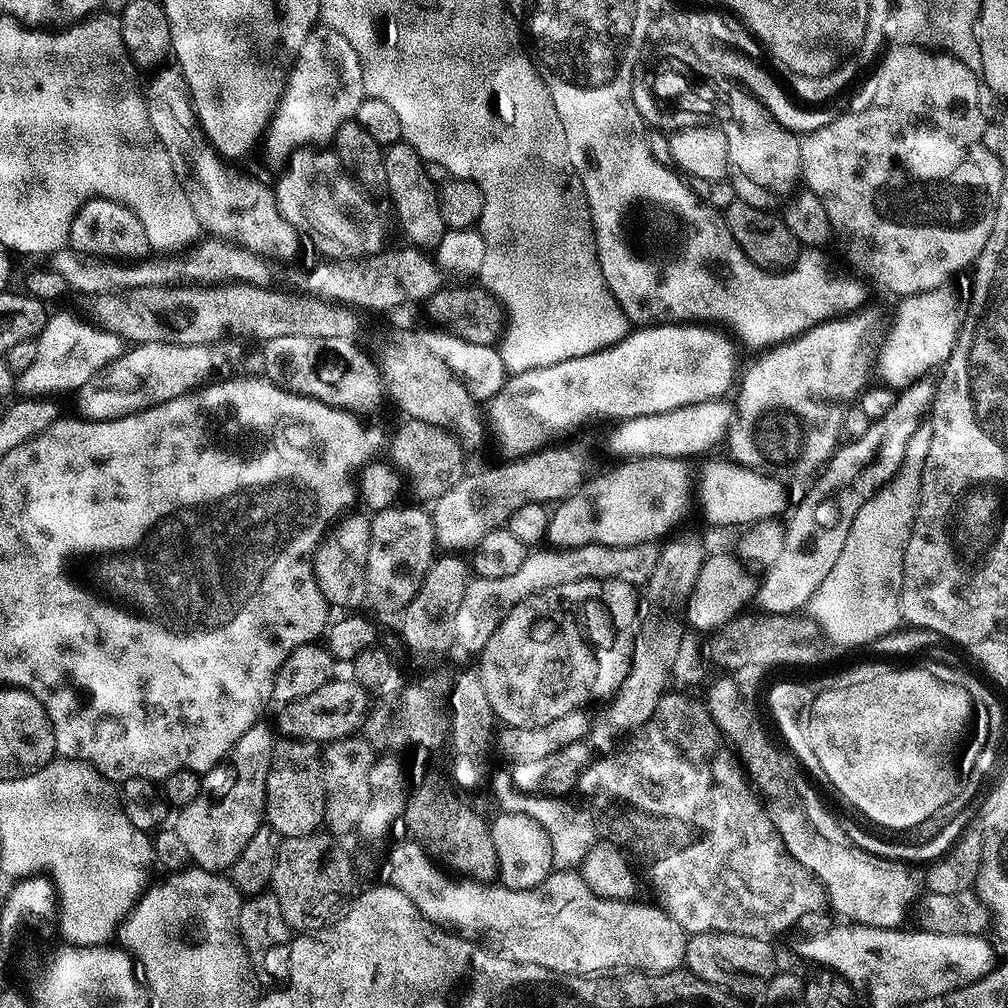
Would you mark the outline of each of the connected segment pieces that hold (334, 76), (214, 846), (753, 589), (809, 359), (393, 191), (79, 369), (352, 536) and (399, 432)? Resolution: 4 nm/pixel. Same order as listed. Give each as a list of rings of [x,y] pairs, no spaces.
[[[313,28],[287,69],[284,92],[262,136],[265,158],[272,164],[283,165],[298,148],[331,145],[336,131],[355,117],[364,99],[362,68],[354,46],[338,30]]]
[[[267,723],[250,726],[238,742],[234,742],[228,755],[206,773],[200,781],[200,793],[190,806],[179,809],[174,829],[183,845],[189,851],[191,863],[208,872],[223,873],[231,869],[232,864],[242,854],[242,849],[250,838],[265,823],[264,799],[266,798],[266,774],[274,732]]]
[[[713,551],[707,557],[686,601],[687,623],[692,623],[700,631],[708,632],[707,634],[715,633],[743,613],[749,607],[747,604],[751,600],[753,603],[758,592],[757,577],[752,577],[752,572],[748,569],[751,567],[739,555],[729,552]]]
[[[853,314],[845,316],[838,320],[827,320],[825,324],[814,326],[810,331],[804,332],[800,336],[795,336],[785,344],[777,344],[775,348],[769,348],[748,368],[748,373],[739,381],[740,393],[734,399],[734,419],[732,425],[728,428],[726,437],[727,455],[735,460],[737,464],[743,464],[745,468],[754,468],[757,472],[765,474],[781,474],[780,472],[789,472],[792,476],[808,476],[812,478],[823,469],[828,463],[828,459],[836,451],[840,441],[840,427],[842,426],[843,414],[846,406],[851,405],[864,390],[867,381],[866,376],[870,374],[870,352],[864,349],[864,339],[868,336],[868,324],[863,320],[863,315]]]
[[[389,144],[384,148],[384,165],[386,166],[386,182],[383,187],[392,199],[392,208],[396,211],[396,220],[404,231],[409,245],[421,250],[435,250],[446,231],[445,224],[436,205],[434,183],[428,177],[429,169],[425,161],[408,144]]]
[[[68,312],[49,315],[48,325],[34,341],[34,360],[15,377],[14,388],[17,393],[20,391],[21,397],[56,398],[59,392],[75,393],[76,389],[94,379],[106,365],[119,360],[122,351],[120,337],[97,328],[91,322],[80,320]]]
[[[345,515],[329,527],[325,537],[312,557],[312,572],[318,582],[318,590],[328,599],[333,609],[356,610],[366,600],[366,558],[370,554],[371,519],[367,515]]]
[[[412,418],[402,422],[390,440],[389,461],[403,476],[411,494],[418,499],[415,501],[422,504],[434,502],[466,474],[464,449],[450,431]]]

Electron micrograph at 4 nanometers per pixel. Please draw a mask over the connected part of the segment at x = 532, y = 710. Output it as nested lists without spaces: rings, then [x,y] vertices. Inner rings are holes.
[[[579,580],[559,584],[518,602],[478,654],[478,673],[495,719],[507,727],[538,727],[575,712],[572,704],[584,708],[580,700],[588,696],[592,676],[596,676],[596,660],[592,660],[592,648],[584,640],[612,640],[608,660],[616,660],[616,664],[632,660],[630,645],[637,629],[637,599],[637,589],[621,580]],[[600,608],[608,608],[608,620],[596,620]]]

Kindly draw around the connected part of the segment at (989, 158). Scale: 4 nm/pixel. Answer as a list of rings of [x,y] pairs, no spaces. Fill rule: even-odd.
[[[896,42],[889,52],[888,50],[889,48],[879,57],[876,93],[865,108],[860,108],[857,112],[840,112],[829,125],[813,132],[805,132],[799,137],[800,175],[803,187],[813,192],[818,202],[822,202],[831,235],[840,243],[845,258],[857,268],[855,271],[865,281],[873,280],[878,287],[893,292],[896,298],[903,298],[941,288],[955,272],[960,272],[963,268],[971,269],[975,265],[982,254],[982,246],[986,246],[986,238],[990,238],[990,230],[994,230],[994,214],[998,206],[998,194],[1002,190],[1002,166],[999,155],[984,145],[986,117],[982,106],[978,106],[978,98],[982,94],[982,80],[978,73],[970,70],[970,66],[966,66],[966,62],[956,56],[939,50],[925,50],[919,44]]]

